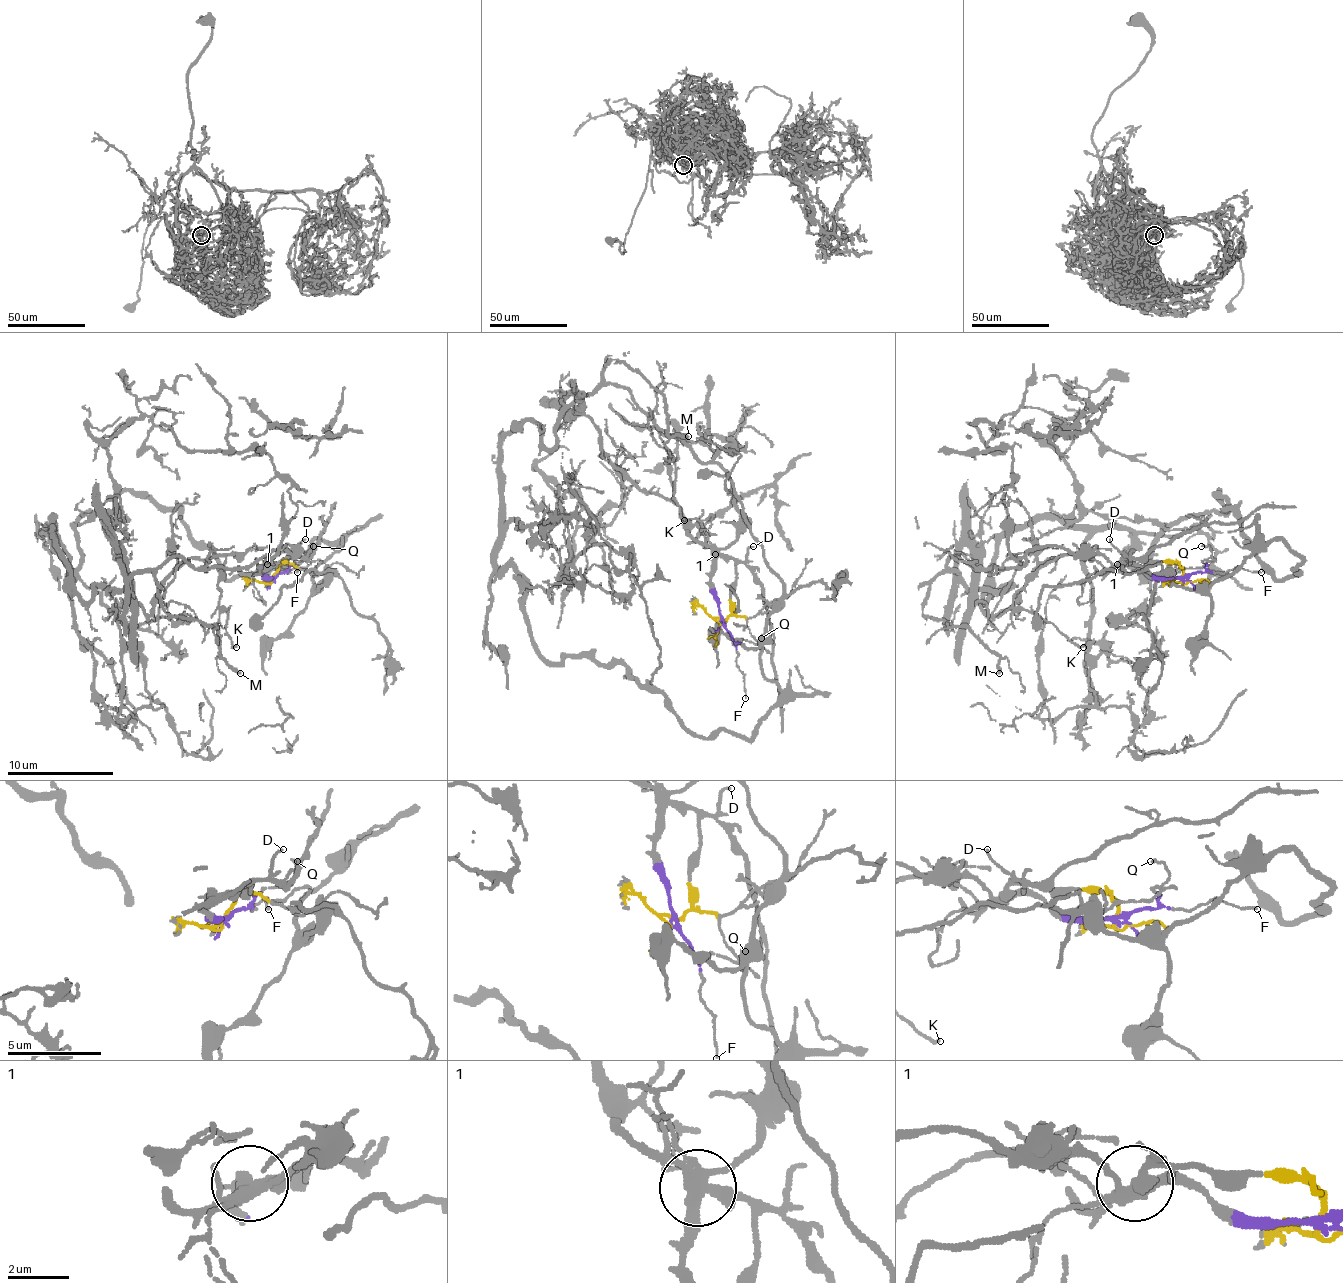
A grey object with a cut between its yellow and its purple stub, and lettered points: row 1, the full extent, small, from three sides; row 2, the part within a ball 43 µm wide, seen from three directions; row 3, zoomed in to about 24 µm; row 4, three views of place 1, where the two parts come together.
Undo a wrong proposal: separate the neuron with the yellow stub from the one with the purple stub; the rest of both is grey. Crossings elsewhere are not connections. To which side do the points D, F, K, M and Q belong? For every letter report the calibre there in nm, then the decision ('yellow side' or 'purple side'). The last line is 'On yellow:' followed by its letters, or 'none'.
D: 110 nm | yellow side
F: 100 nm | purple side
K: 160 nm | yellow side
M: 240 nm | purple side
Q: 130 nm | purple side
On yellow: D, K

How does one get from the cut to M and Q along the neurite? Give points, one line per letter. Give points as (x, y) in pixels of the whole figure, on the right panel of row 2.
M: (1185, 579), (1041, 545), (1004, 569), (951, 556), (922, 614), (964, 625), (996, 654), (999, 672)
Q: (1185, 579), (1206, 569), (1203, 561), (1211, 553), (1200, 545)

